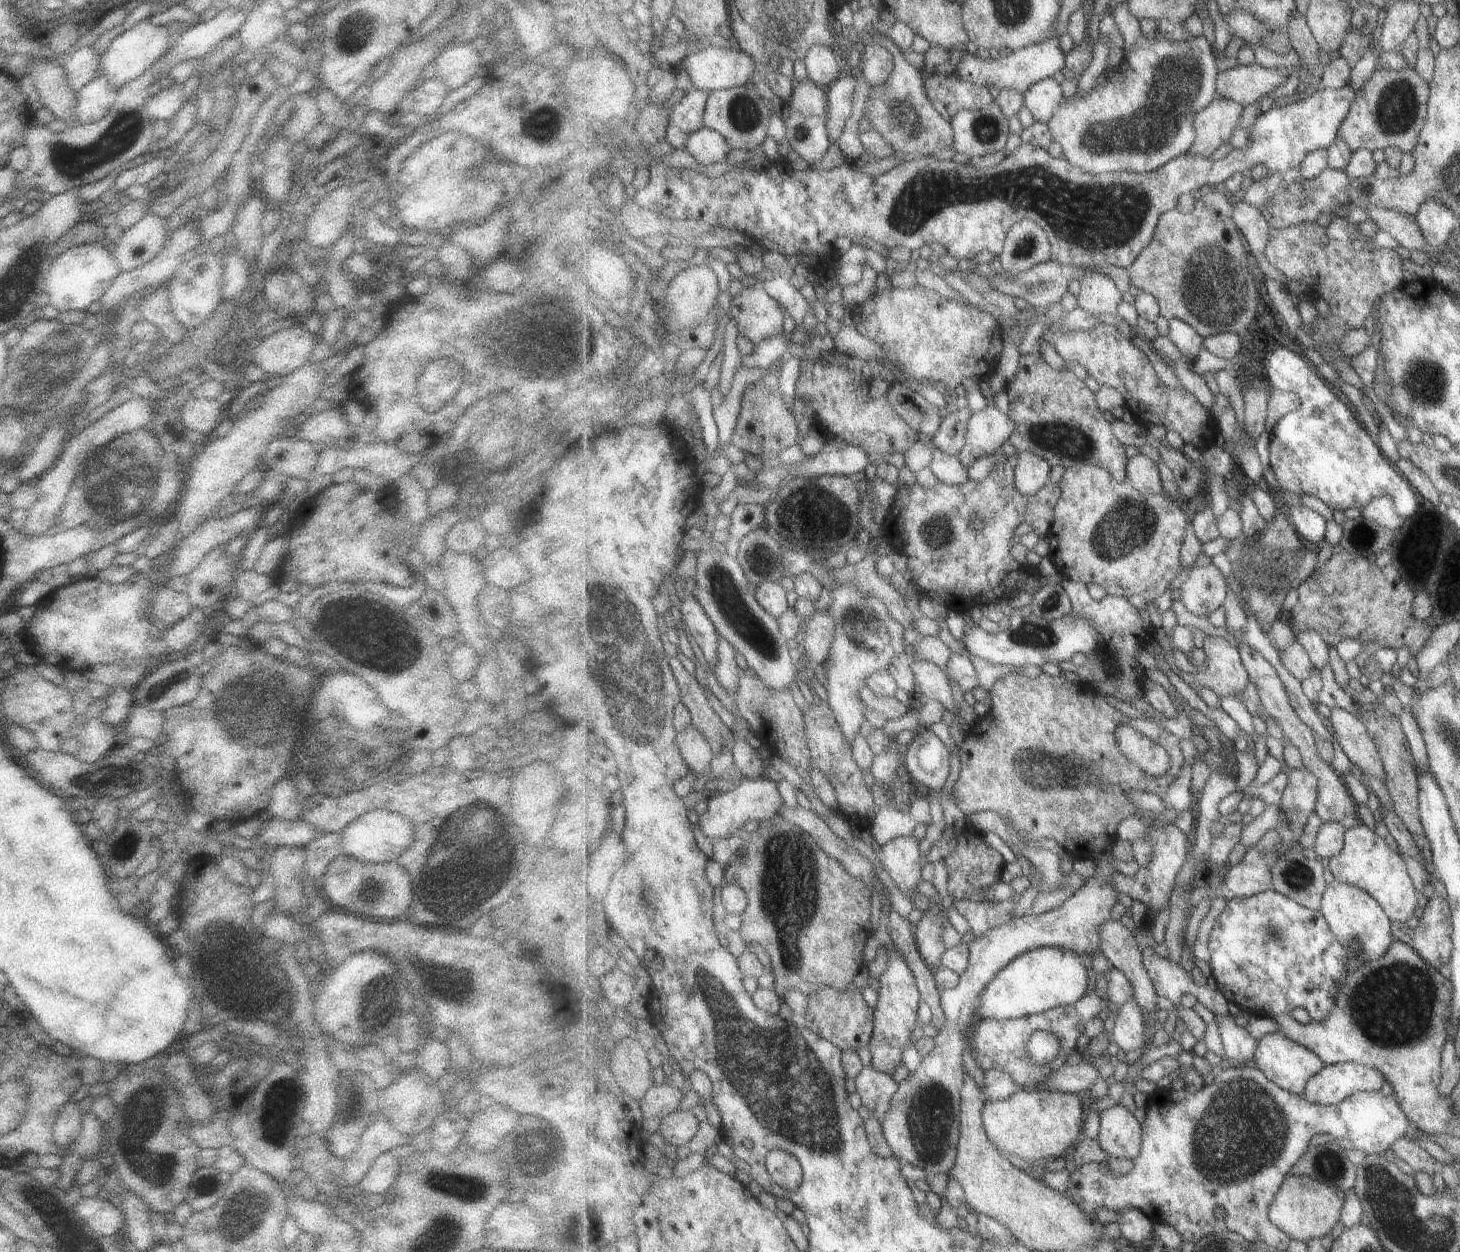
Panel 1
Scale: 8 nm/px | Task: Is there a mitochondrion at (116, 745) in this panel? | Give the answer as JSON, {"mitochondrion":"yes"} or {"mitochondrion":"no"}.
{"mitochondrion":"no"}

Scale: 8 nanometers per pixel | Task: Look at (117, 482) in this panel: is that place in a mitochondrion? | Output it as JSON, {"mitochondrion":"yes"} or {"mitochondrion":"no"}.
{"mitochondrion":"yes"}

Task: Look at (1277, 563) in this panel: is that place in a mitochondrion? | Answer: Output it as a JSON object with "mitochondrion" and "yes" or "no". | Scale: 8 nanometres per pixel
{"mitochondrion":"yes"}

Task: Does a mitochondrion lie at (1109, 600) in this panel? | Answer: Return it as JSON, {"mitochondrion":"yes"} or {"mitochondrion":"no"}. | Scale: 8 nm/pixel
{"mitochondrion":"no"}

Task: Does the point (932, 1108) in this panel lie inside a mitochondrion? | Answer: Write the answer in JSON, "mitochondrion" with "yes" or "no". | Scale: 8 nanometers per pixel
{"mitochondrion":"yes"}

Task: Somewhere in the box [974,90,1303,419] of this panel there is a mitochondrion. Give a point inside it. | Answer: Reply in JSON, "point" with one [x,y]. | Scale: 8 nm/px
{"point":[1217,291]}

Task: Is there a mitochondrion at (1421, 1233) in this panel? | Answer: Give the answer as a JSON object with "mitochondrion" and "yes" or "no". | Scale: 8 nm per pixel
{"mitochondrion":"yes"}

